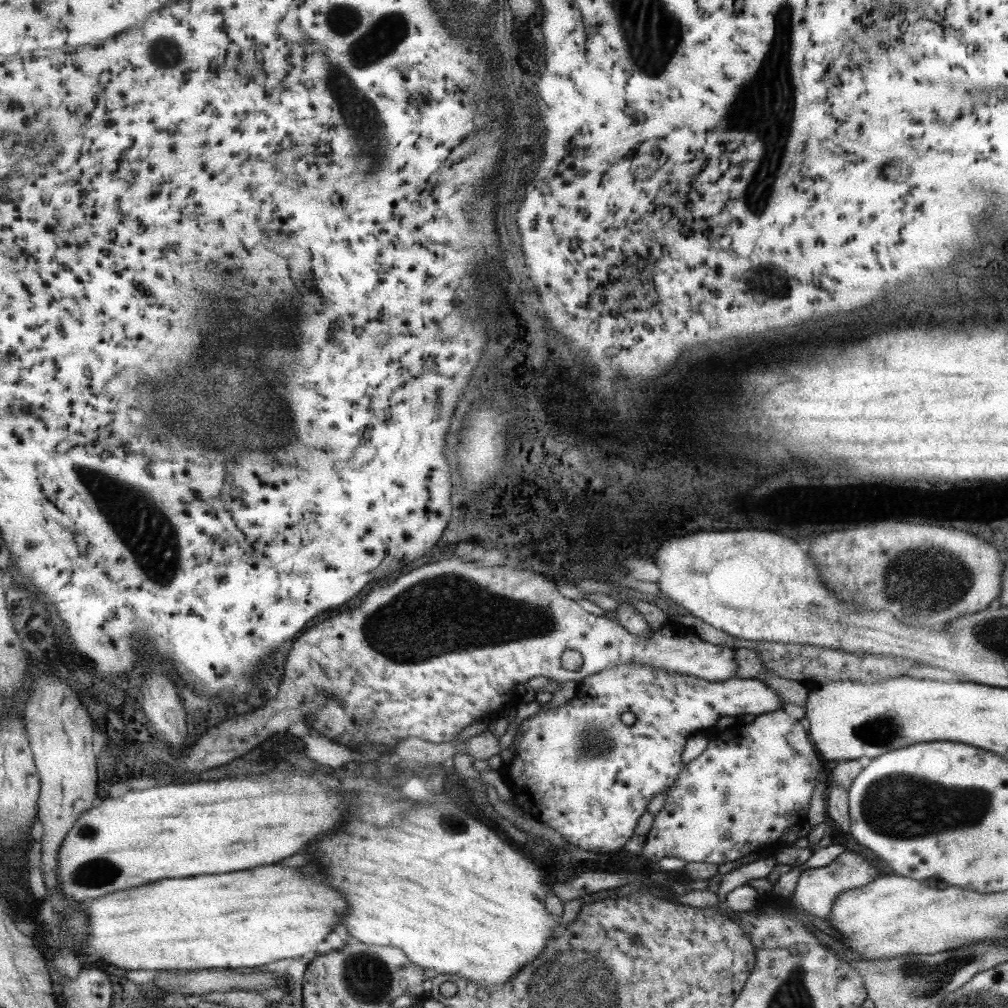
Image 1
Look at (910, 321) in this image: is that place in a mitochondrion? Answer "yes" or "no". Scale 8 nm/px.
no

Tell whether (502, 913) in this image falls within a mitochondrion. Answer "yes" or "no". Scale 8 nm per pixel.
no

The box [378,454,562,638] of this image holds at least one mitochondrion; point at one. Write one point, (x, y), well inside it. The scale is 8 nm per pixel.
(450, 585)

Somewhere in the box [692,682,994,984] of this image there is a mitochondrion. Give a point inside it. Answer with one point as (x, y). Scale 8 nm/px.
(892, 802)

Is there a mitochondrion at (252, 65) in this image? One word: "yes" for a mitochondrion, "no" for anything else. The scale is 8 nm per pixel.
no

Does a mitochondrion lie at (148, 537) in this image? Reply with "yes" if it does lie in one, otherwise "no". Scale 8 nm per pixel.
yes

